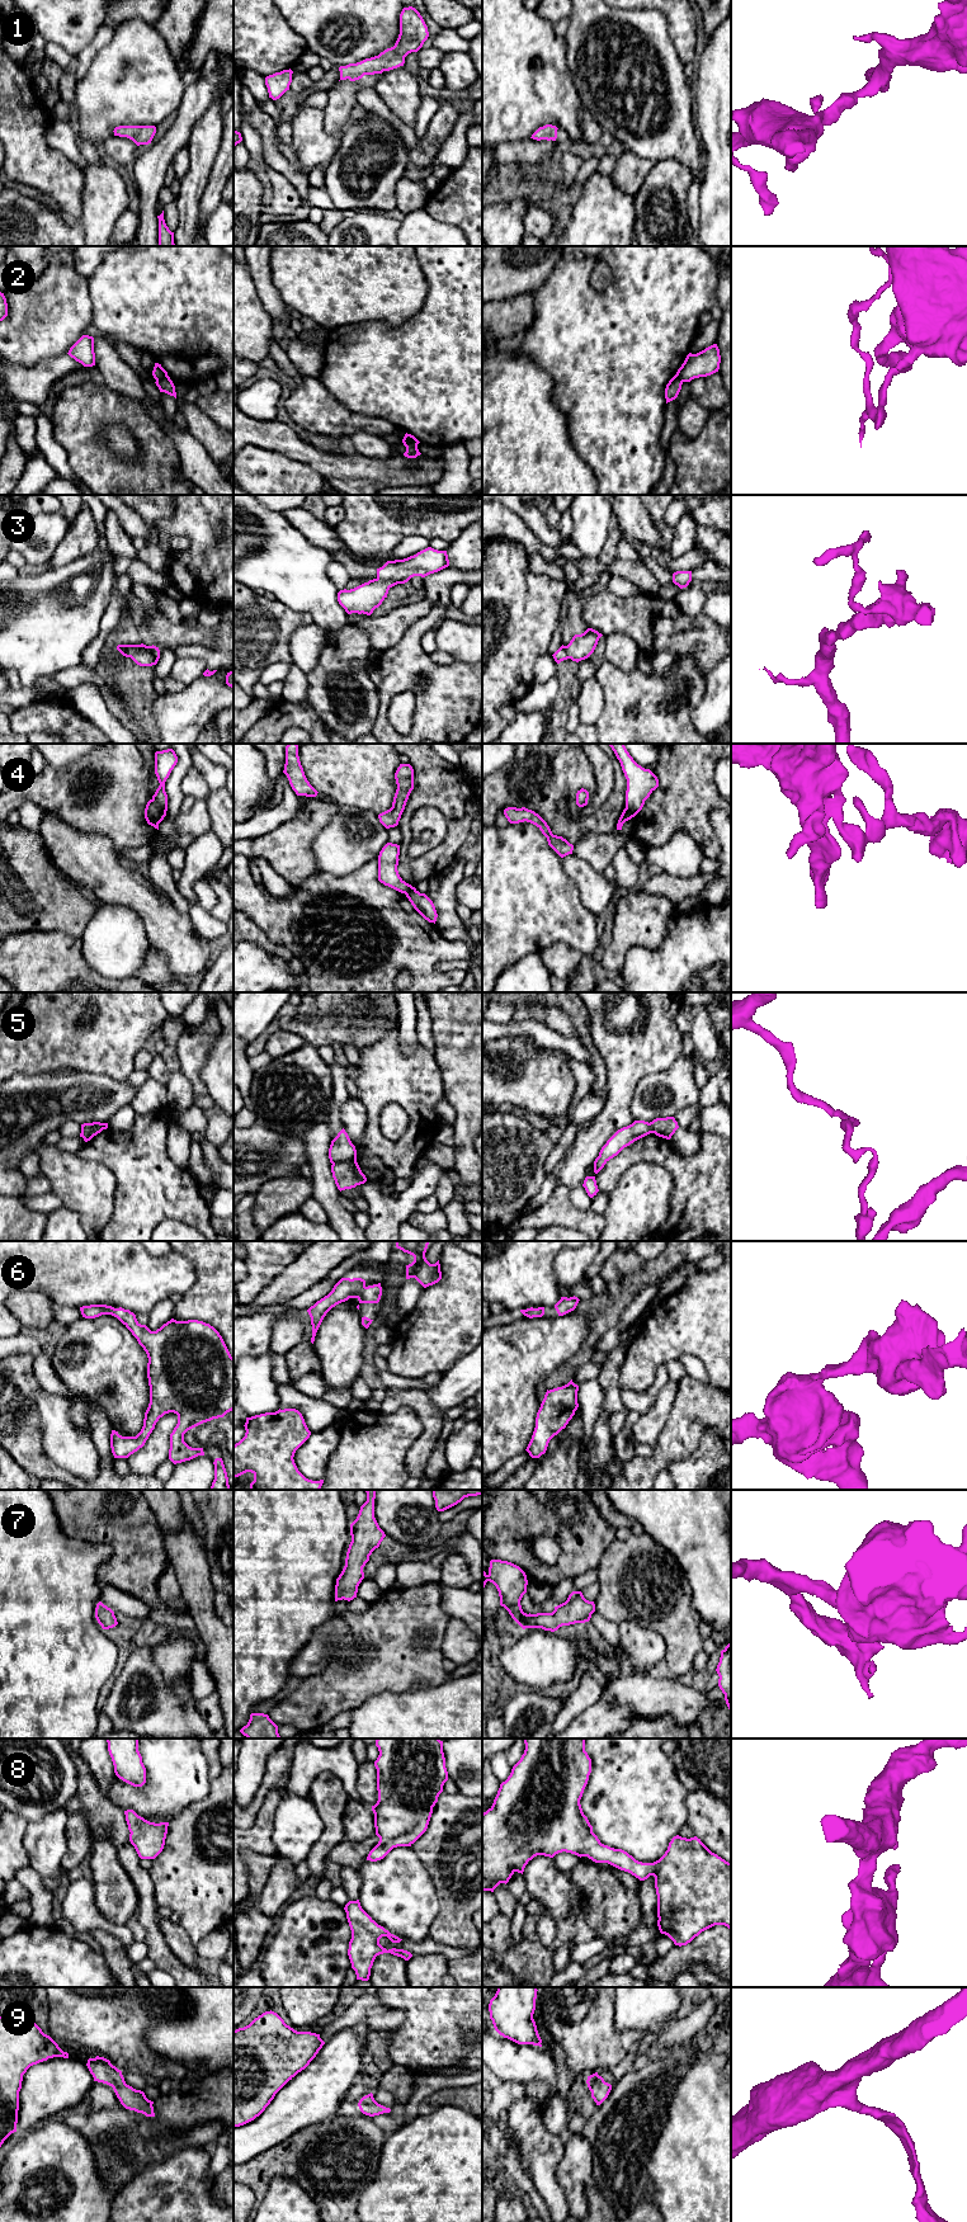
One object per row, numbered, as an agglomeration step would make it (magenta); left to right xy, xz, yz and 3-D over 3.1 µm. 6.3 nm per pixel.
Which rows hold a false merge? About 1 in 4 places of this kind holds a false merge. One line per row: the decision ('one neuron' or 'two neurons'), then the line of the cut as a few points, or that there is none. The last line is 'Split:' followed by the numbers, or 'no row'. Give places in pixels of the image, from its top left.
1: one neuron; no cut
2: two neurons; cut in xz along (404, 442), (416, 446)
3: one neuron; no cut
4: two neurons; cut in xy along (152, 798), (165, 815)
5: two neurons; cut in xz along (355, 1157), (333, 1164)
6: one neuron; no cut
7: one neuron; no cut
8: one neuron; no cut
9: one neuron; no cut
Split: 2, 4, 5

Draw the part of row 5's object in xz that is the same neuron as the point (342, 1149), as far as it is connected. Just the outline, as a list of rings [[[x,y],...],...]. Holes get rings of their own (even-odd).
[[[344,1128],[331,1141],[329,1148],[329,1159],[331,1164],[344,1162],[357,1159],[355,1146],[352,1143]]]

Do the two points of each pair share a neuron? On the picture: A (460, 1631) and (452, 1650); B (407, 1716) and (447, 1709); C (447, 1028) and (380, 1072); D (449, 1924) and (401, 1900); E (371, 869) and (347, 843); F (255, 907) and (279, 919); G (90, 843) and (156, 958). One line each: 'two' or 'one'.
A: one
B: one
C: two
D: two
E: two
F: one
G: two

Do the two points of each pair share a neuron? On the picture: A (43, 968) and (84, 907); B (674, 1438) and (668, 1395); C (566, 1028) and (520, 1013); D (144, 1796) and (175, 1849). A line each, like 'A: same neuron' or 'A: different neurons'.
A: different neurons
B: different neurons
C: same neuron
D: different neurons

